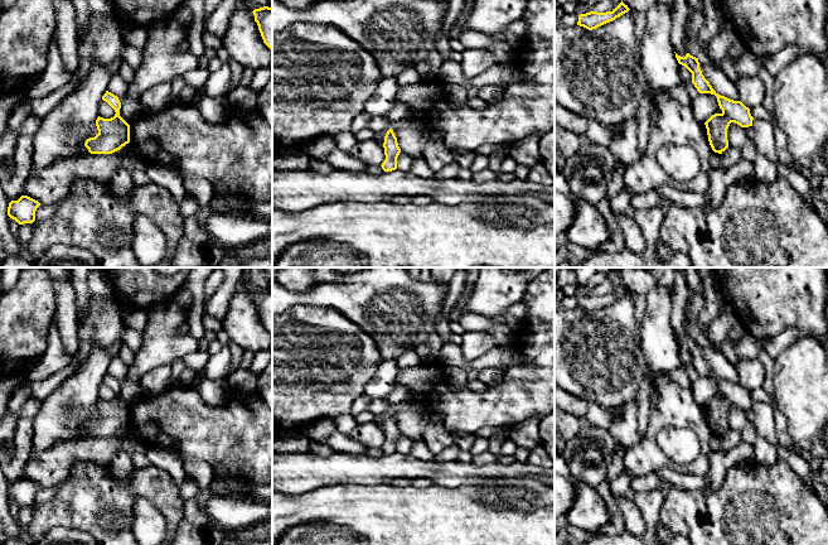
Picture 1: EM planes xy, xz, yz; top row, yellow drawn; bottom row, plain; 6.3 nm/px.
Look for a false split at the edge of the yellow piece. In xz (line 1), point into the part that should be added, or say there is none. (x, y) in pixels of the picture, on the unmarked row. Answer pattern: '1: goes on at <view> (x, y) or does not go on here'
1: does not go on here

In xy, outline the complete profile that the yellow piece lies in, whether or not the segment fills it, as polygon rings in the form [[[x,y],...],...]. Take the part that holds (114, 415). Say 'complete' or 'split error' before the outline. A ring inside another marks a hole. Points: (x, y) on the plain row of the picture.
complete; [[[106,373],[102,382],[116,396],[111,401],[97,400],[96,409],[98,416],[84,425],[91,437],[112,437],[130,425],[130,407],[120,399],[121,385],[118,380]]]

